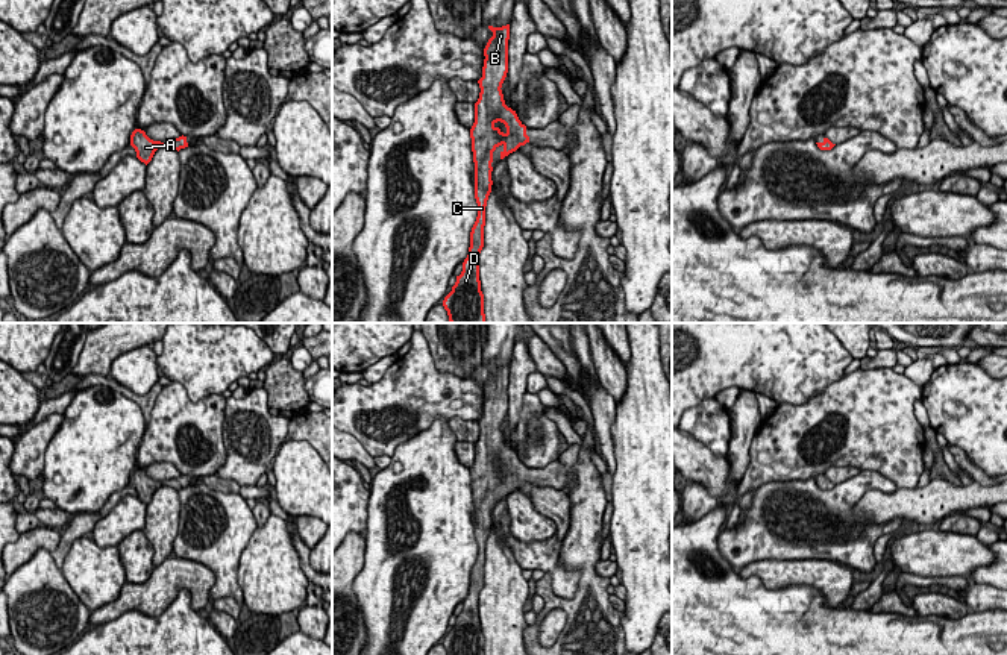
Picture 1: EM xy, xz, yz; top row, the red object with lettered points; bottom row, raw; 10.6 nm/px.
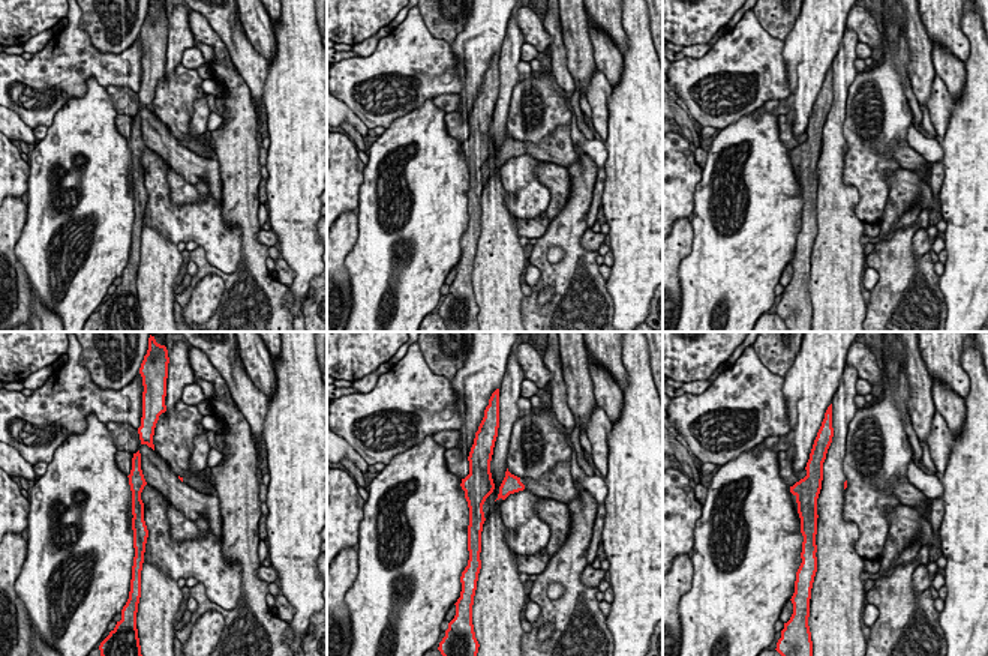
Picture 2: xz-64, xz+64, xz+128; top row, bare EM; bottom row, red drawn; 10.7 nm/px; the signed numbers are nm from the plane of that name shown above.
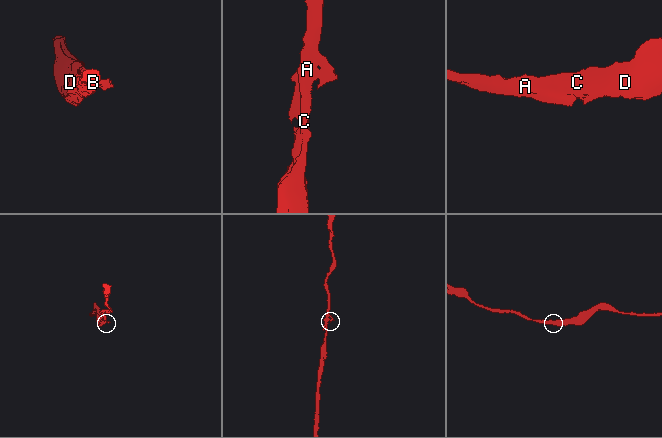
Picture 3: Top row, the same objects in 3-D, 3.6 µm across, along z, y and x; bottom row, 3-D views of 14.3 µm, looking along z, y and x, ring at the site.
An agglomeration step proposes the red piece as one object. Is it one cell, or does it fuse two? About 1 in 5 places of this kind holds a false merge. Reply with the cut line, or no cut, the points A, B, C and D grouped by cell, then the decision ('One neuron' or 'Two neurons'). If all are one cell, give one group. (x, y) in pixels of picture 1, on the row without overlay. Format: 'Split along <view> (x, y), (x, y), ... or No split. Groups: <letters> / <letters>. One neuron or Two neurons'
No split. Groups: A B C D. One neuron

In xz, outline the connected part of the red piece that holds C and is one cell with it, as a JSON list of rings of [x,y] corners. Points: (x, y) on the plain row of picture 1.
[[[510,364],[488,365],[488,368],[493,376],[484,388],[482,417],[478,420],[481,432],[475,443],[475,462],[470,469],[478,556],[470,572],[470,587],[463,602],[463,611],[443,640],[447,655],[485,655],[479,593],[484,587],[485,546],[493,525],[493,491],[502,485],[500,499],[504,499],[529,482],[526,465],[519,459],[516,450],[505,444],[500,429],[508,412]]]

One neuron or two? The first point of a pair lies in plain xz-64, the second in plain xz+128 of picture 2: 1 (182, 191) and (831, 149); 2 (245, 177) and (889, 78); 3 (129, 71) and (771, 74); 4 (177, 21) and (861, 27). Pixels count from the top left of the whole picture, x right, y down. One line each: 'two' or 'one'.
1: two
2: two
3: one
4: two

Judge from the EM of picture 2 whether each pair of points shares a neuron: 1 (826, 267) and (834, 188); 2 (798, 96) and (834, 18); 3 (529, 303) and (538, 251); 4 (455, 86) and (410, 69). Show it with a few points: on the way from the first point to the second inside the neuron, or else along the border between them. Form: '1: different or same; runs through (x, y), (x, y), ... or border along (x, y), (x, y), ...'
1: same; runs through (834, 248), (834, 207)
2: same; runs through (805, 77), (808, 50), (816, 38)
3: same; runs through (535, 290), (544, 281), (543, 264)
4: same; runs through (444, 87), (429, 86), (420, 77)

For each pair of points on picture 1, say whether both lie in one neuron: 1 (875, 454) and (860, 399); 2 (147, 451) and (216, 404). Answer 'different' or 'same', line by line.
1: same
2: same

